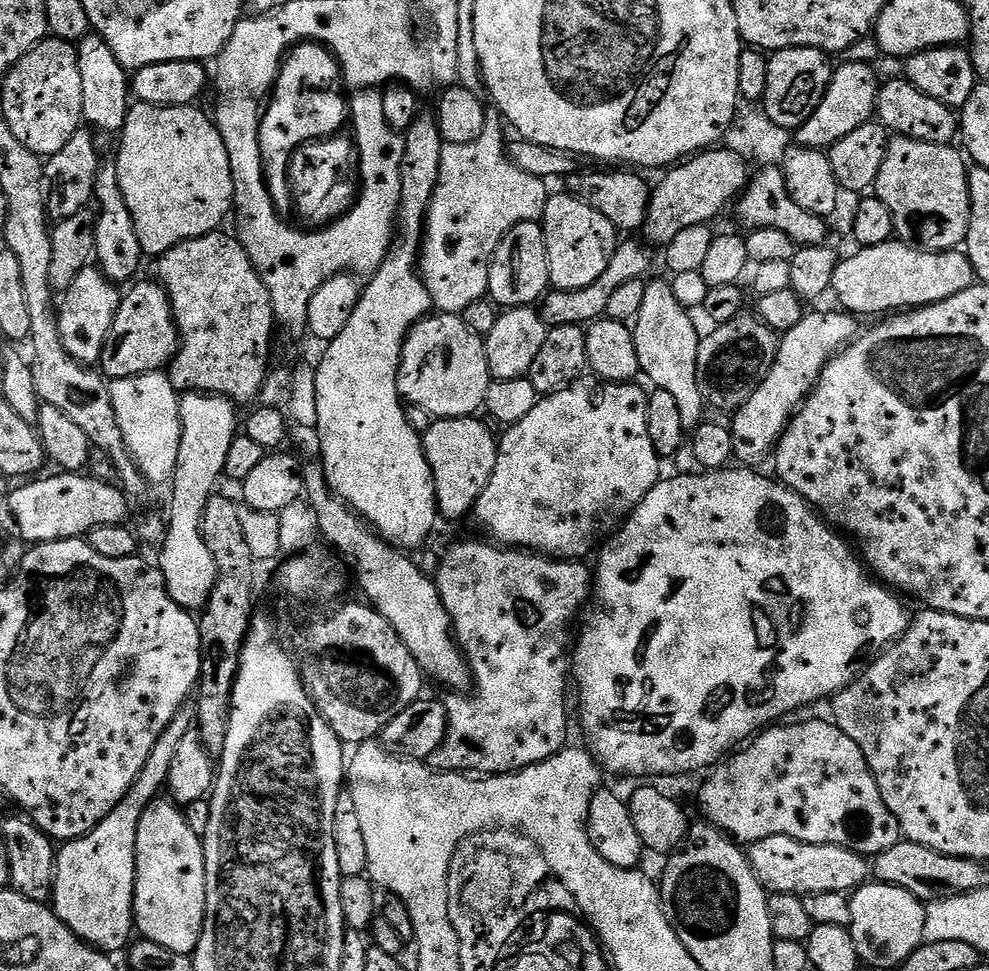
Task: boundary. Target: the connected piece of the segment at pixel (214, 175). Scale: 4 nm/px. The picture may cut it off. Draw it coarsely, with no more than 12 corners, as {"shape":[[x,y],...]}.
{"shape":[[133,103],[116,173],[145,257],[233,215],[200,106]]}

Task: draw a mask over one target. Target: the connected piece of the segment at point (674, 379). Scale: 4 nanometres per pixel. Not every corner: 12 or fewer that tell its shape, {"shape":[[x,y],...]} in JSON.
{"shape":[[667,279],[634,321],[641,373],[677,400],[682,426],[705,419],[702,336]]}

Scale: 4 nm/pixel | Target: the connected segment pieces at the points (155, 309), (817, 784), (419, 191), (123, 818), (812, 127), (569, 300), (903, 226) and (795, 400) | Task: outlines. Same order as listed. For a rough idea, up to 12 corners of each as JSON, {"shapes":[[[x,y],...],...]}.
{"shapes":[[[133,283],[102,346],[109,381],[167,369],[180,347],[172,299]],[[835,723],[769,726],[700,788],[748,846],[874,858],[902,837]],[[417,116],[391,248],[315,365],[332,491],[395,548],[436,528],[398,390],[445,139]],[[196,706],[94,830],[59,845],[50,907],[79,940],[133,939],[138,822]],[[841,63],[795,143],[827,150],[876,116],[881,77]],[[624,238],[602,278],[543,297],[549,325],[599,320],[626,282],[644,280],[652,252]],[[893,135],[874,185],[895,235],[968,239],[970,168],[952,144]],[[843,310],[780,336],[770,374],[730,420],[735,459],[760,466],[826,365],[857,335]]]}

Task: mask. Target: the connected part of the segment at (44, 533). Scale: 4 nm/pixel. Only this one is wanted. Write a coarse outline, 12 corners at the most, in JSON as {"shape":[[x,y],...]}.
{"shape":[[36,478],[8,504],[32,546],[127,521],[123,487]]}

